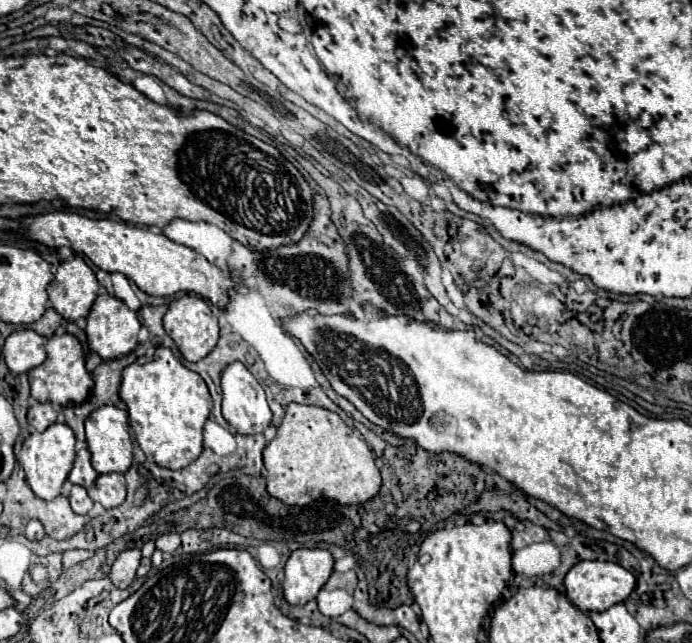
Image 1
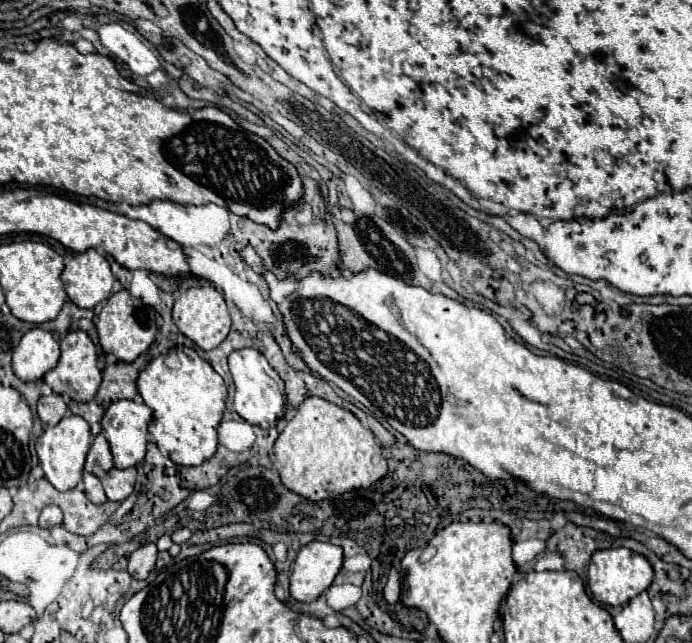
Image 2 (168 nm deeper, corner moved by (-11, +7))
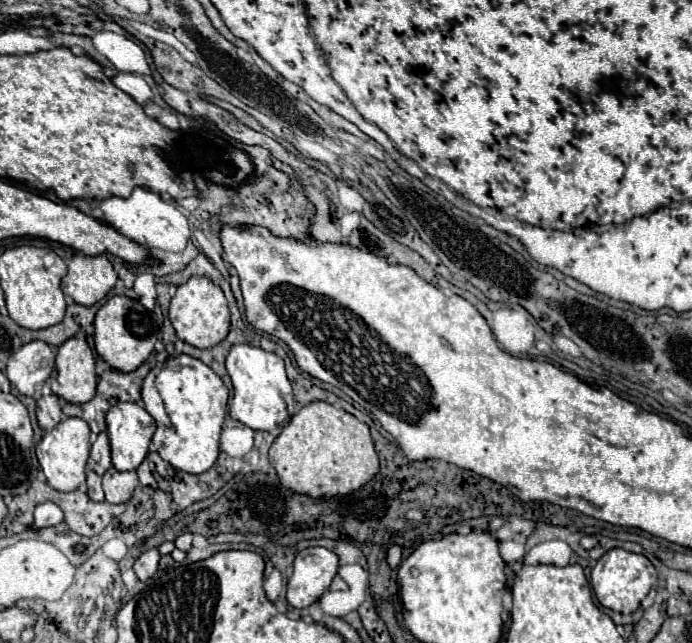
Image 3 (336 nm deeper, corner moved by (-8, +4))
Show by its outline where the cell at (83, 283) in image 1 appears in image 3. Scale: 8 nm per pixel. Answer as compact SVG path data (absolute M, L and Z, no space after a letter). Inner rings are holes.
M76 253L62 279L62 291L80 305L94 305L108 295L116 279L118 275L106 255L90 257Z

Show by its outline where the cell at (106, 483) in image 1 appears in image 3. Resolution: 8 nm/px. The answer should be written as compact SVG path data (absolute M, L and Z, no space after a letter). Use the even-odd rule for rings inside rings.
M110 467L104 473L104 493L106 493L108 503L126 503L132 497L136 485L138 485L136 471L122 473Z

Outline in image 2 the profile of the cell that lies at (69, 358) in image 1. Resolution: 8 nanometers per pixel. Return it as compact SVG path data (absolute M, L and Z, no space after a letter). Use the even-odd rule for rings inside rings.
M71 330L61 338L61 358L57 366L43 376L43 382L47 382L55 394L67 394L75 402L89 402L97 394L101 384L101 370L97 368L95 344L83 330Z

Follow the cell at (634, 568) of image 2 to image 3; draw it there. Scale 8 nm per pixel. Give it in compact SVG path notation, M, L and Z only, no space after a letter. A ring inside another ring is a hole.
M610 549L608 553L604 553L596 561L592 575L590 575L590 583L592 583L592 589L596 593L596 599L604 607L618 611L618 613L634 613L640 607L642 599L656 585L656 579L658 579L656 569L644 555L630 553L624 549Z

